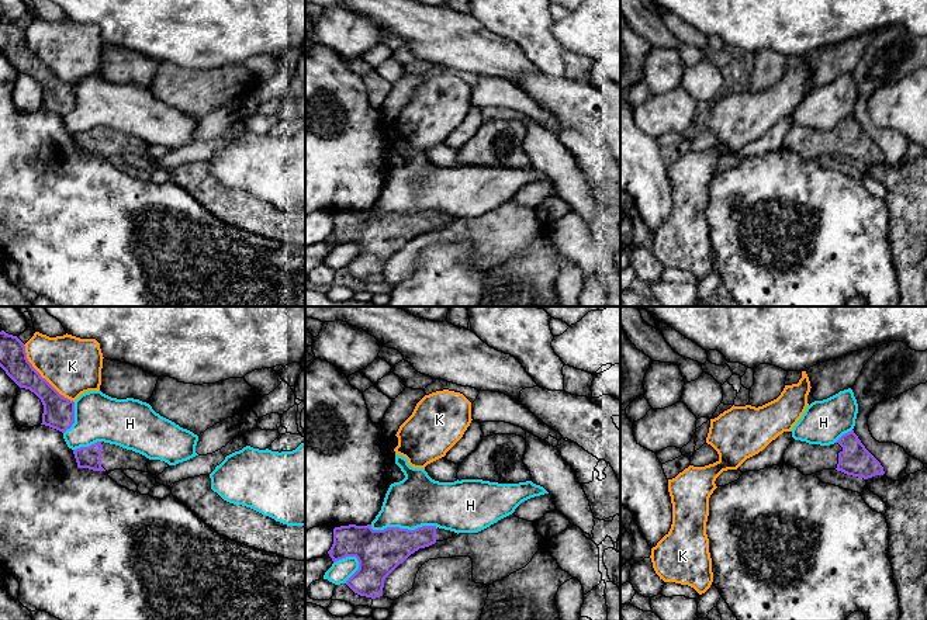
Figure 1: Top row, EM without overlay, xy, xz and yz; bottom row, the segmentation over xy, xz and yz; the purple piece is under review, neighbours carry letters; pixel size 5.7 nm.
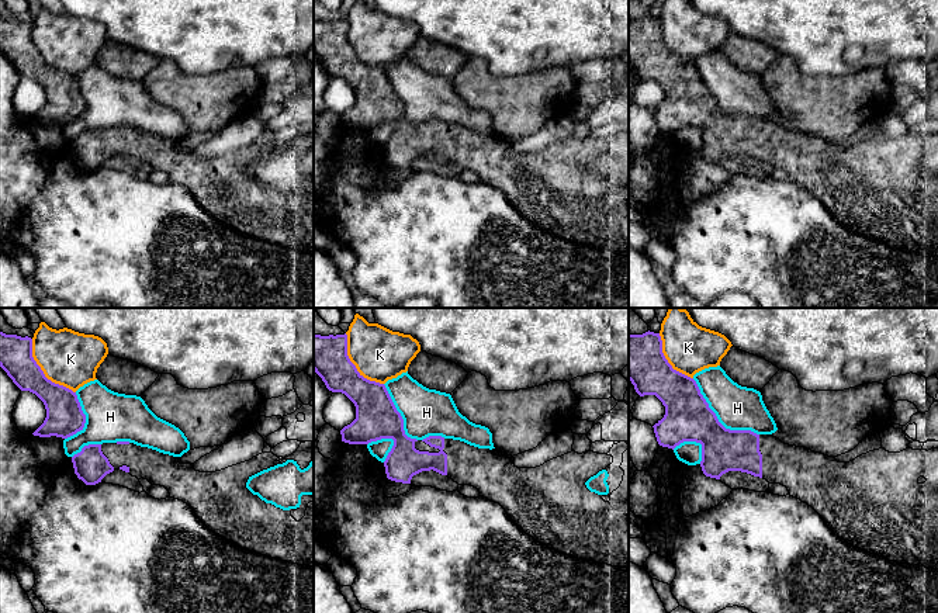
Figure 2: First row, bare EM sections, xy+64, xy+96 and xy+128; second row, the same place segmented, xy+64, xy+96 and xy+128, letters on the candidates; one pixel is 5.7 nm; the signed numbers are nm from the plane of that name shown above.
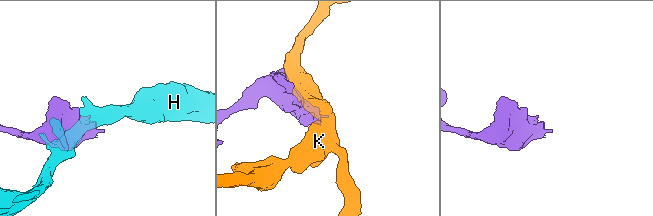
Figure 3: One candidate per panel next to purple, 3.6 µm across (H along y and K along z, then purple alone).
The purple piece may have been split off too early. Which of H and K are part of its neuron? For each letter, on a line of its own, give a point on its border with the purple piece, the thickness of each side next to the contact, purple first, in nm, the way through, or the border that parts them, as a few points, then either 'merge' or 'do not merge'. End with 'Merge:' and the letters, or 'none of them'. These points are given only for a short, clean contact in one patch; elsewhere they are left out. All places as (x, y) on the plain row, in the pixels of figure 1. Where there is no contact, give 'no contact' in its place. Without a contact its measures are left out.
H: xz (403, 214) | 260/300 nm | do not merge
K: xy (41, 62) | 180/320 nm | do not merge
Merge: none of them

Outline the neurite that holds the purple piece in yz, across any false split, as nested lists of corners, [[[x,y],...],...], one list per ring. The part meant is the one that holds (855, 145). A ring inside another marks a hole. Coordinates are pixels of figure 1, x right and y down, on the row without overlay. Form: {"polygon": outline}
{"polygon": [[[854,115],[834,129],[792,125],[784,148],[803,160],[837,155],[864,163],[868,174],[886,188],[889,242],[899,277],[899,306],[927,305],[927,153],[892,166]]]}

